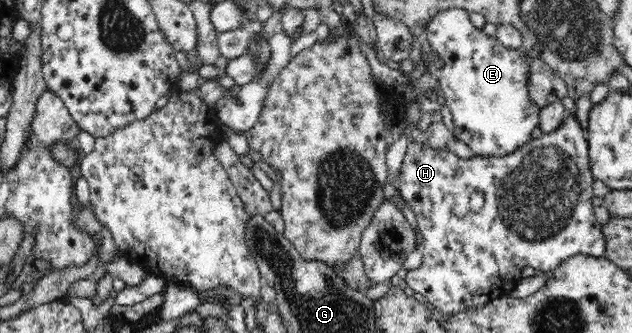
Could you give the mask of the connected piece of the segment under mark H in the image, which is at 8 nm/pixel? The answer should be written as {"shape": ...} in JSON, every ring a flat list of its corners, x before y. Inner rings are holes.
{"shape":[[573,115,566,117,555,131,544,133,541,138,532,138,524,146,505,157,477,155,470,159,462,159,452,151,449,151,449,149,436,150,428,142,418,144,410,140,401,164,397,189,399,196,415,214,418,222,418,237,424,244,424,258,419,268,406,271,405,281,407,286,414,291,414,294,418,293,426,297,440,313,446,316,478,307,504,295,511,295,511,292,522,281,520,279,522,279,524,268,535,268,537,272,543,271,544,274,547,274,549,271,555,271,562,262,576,255,602,257,606,249,606,239,604,239,602,229,600,229,601,224,596,219,595,207,592,205,592,197,594,197,592,183,594,181,595,178,590,168,589,146,586,143,586,138,584,138,578,119]]}

